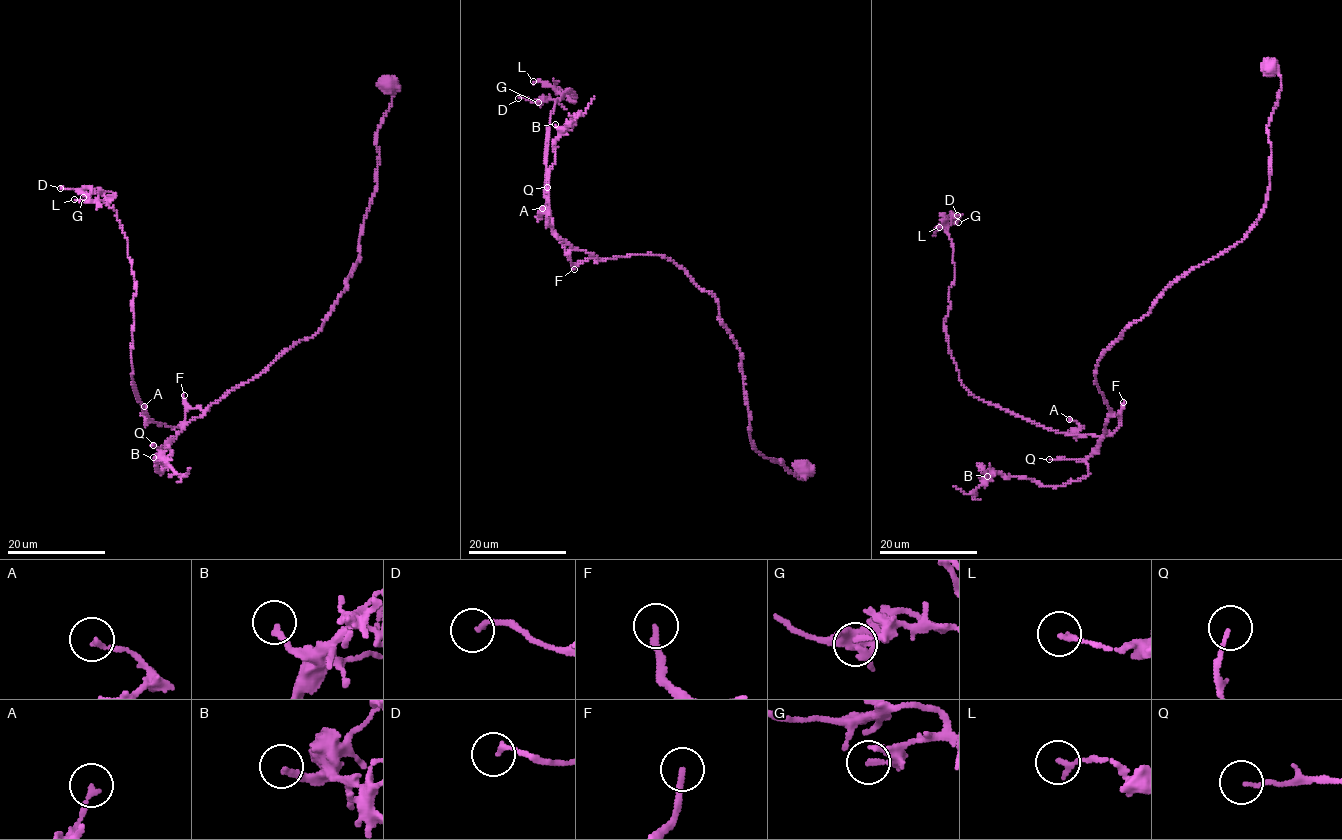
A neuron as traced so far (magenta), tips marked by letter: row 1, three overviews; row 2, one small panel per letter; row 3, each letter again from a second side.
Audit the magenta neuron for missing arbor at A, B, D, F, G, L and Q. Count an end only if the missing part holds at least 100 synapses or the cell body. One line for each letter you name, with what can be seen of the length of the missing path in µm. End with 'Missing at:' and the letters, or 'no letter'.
F: about 90 µm are missing
Missing at: F

